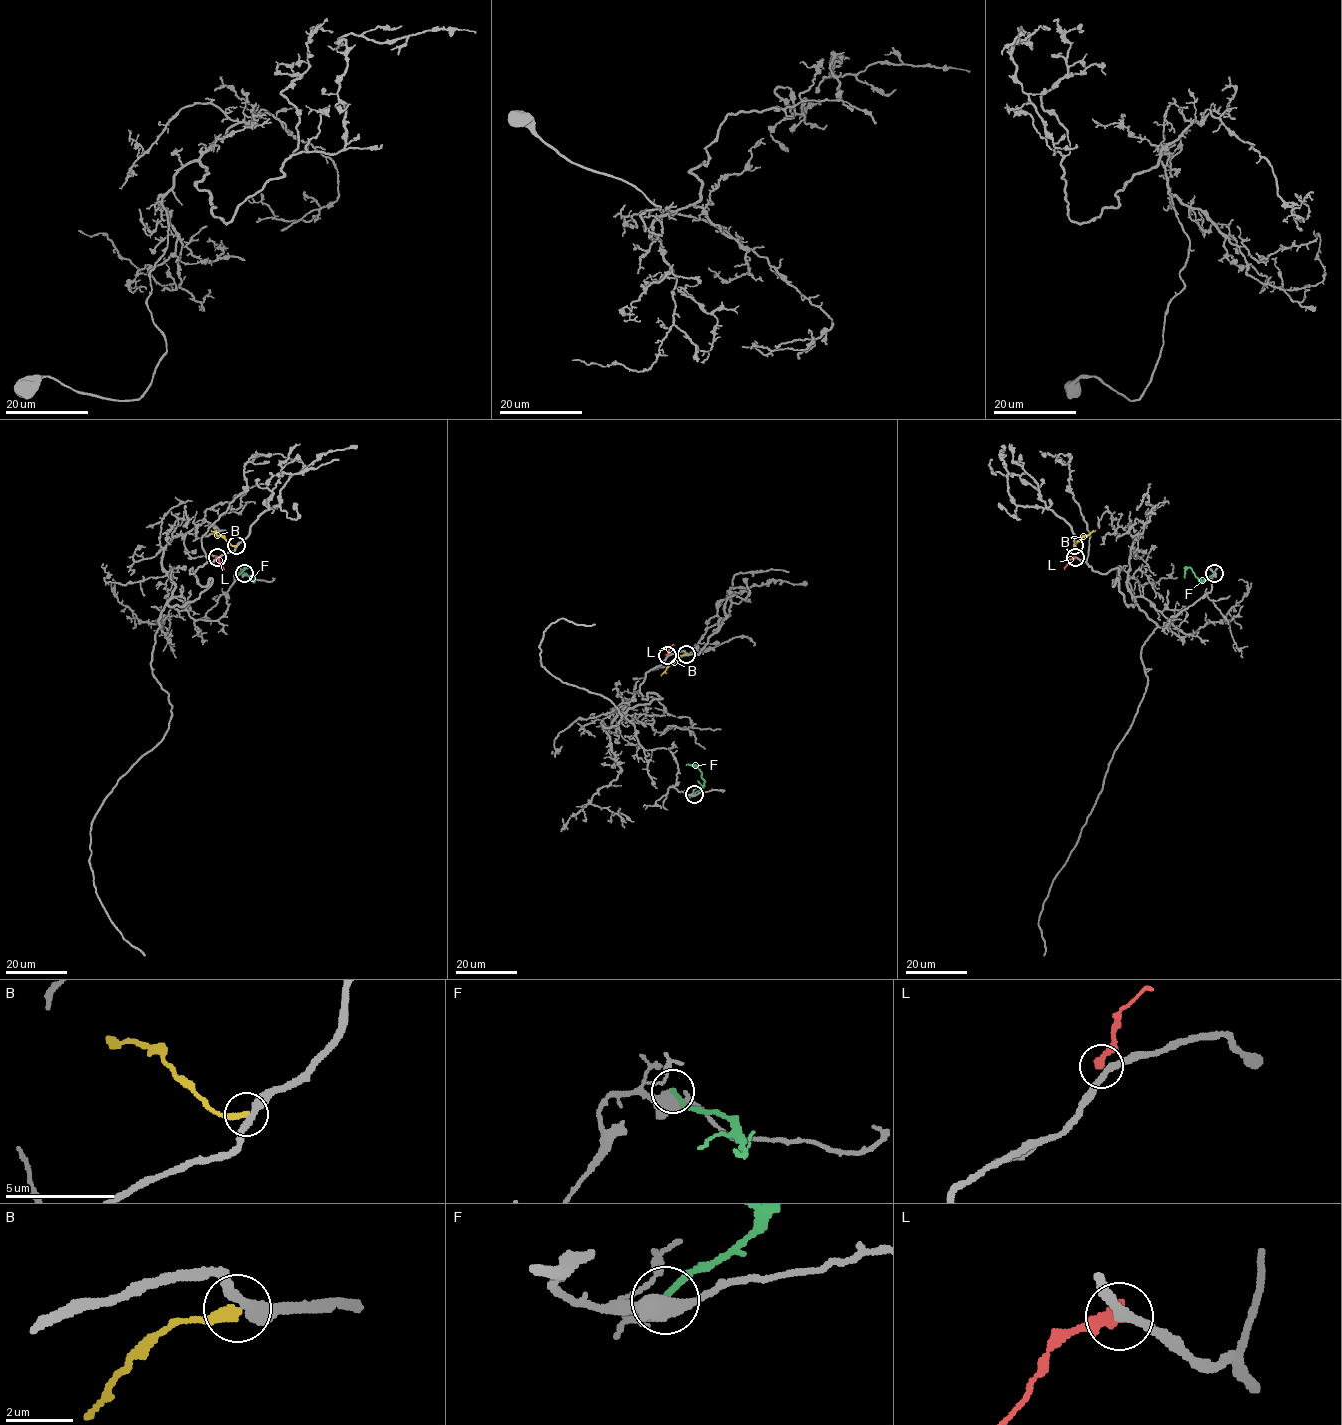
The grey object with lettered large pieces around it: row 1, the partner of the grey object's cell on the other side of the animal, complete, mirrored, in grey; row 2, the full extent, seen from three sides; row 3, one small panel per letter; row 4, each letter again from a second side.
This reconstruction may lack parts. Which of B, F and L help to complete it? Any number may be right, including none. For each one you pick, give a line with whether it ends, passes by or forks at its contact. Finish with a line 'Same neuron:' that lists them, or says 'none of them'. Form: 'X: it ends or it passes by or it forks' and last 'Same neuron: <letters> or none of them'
Same neuron: none of them

